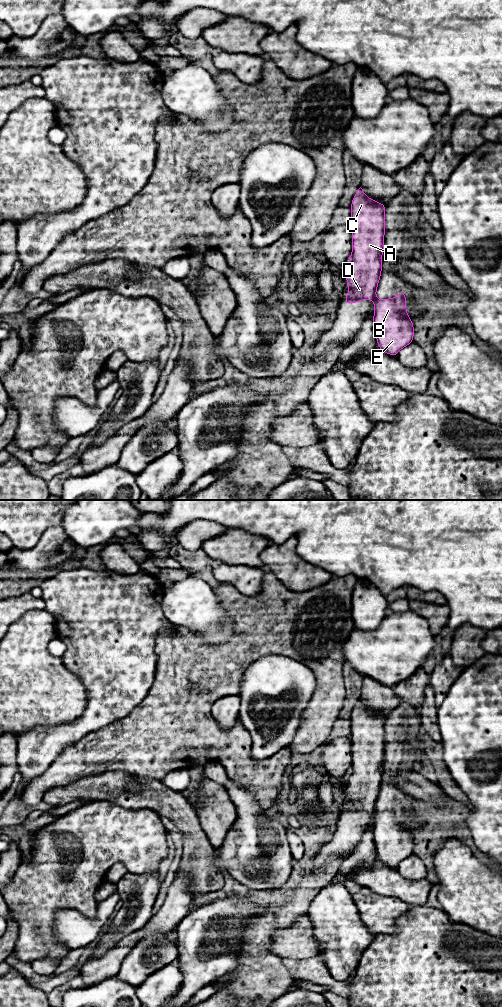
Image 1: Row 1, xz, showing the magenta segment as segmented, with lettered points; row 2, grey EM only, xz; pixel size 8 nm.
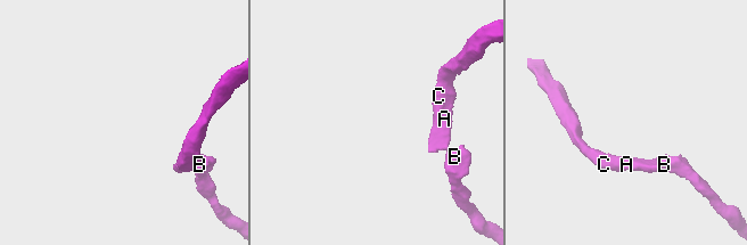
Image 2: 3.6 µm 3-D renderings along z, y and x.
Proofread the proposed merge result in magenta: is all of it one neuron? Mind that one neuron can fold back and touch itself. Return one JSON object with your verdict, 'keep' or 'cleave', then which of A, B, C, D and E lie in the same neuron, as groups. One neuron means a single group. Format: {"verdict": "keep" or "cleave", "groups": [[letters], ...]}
{"verdict": "cleave", "groups": [["A", "C", "D"], ["B", "E"]]}

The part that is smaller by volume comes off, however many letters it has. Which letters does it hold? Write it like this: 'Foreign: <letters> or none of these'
Foreign: B, E

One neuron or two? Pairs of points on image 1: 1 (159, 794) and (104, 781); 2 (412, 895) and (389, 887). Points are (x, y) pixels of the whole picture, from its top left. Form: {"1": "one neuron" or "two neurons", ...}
{"1": "one neuron", "2": "one neuron"}

